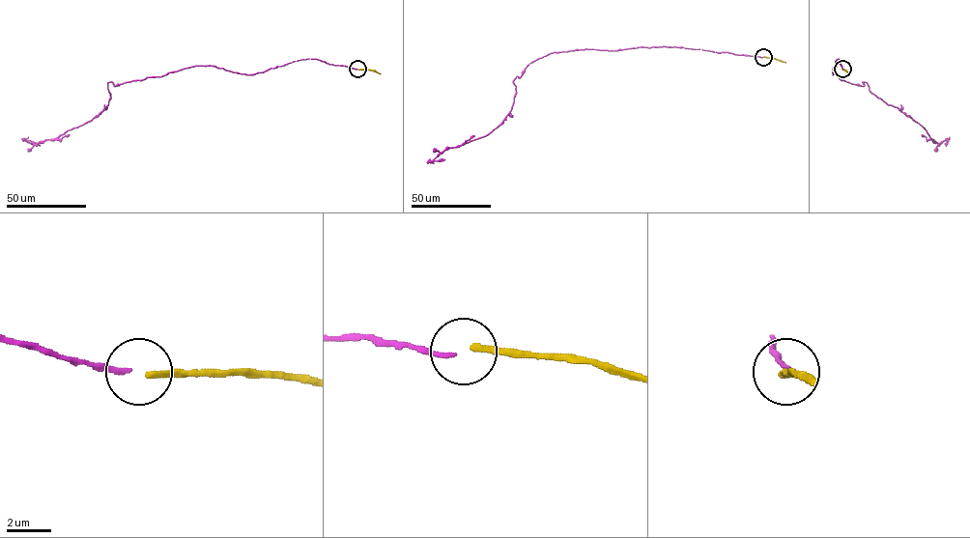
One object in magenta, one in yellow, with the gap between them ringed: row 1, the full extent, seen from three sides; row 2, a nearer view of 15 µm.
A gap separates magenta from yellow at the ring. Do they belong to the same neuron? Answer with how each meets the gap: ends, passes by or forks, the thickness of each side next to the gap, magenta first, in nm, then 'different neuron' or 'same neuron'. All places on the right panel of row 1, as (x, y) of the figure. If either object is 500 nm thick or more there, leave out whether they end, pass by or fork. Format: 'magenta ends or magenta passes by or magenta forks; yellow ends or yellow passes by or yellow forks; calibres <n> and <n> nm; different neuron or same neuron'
magenta ends; yellow ends; calibres 200 and 280 nm; different neuron

